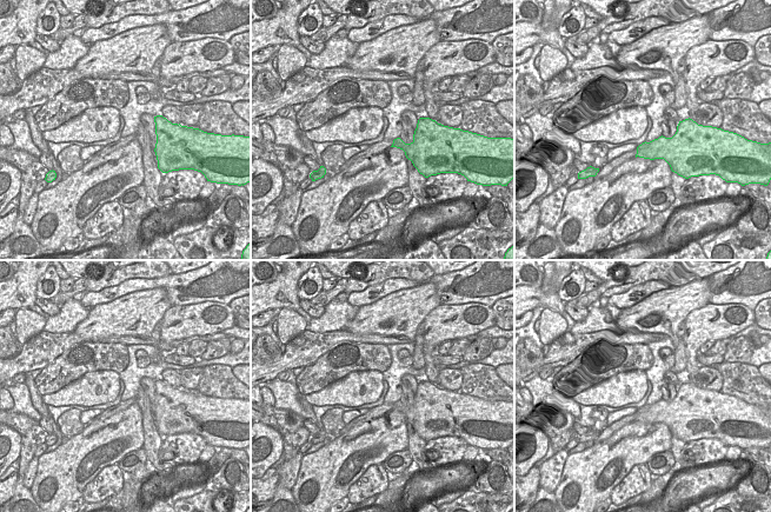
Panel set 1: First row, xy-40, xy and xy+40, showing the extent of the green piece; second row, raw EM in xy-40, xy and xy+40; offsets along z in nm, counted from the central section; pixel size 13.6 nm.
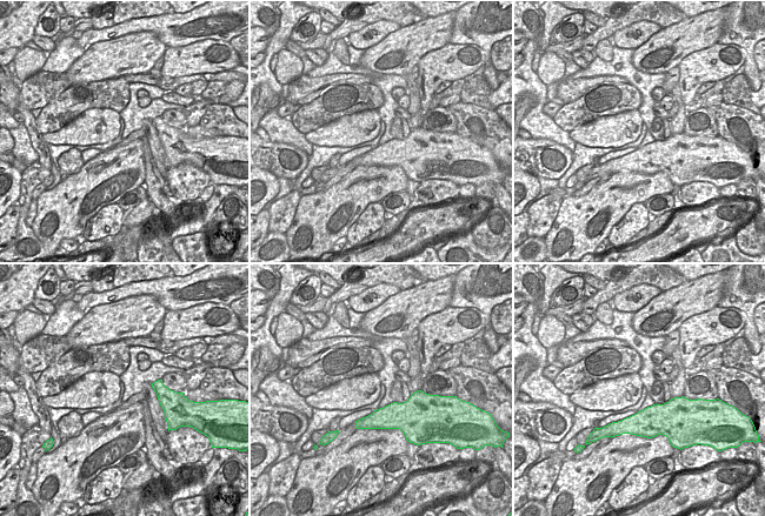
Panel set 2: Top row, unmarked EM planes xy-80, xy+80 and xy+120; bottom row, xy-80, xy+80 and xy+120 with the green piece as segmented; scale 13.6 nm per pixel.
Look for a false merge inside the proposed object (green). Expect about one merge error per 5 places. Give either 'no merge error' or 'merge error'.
no merge error

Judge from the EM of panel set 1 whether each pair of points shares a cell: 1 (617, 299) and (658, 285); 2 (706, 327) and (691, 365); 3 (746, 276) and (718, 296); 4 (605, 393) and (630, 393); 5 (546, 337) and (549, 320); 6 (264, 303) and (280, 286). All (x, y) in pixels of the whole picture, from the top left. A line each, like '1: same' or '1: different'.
1: same
2: same
3: same
4: same
5: same
6: same

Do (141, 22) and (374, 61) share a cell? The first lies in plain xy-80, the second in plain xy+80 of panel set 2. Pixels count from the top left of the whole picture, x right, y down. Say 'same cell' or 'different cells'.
different cells

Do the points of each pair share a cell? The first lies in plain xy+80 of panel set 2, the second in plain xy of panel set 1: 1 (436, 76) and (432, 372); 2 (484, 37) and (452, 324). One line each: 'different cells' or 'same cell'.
1: same cell
2: different cells

